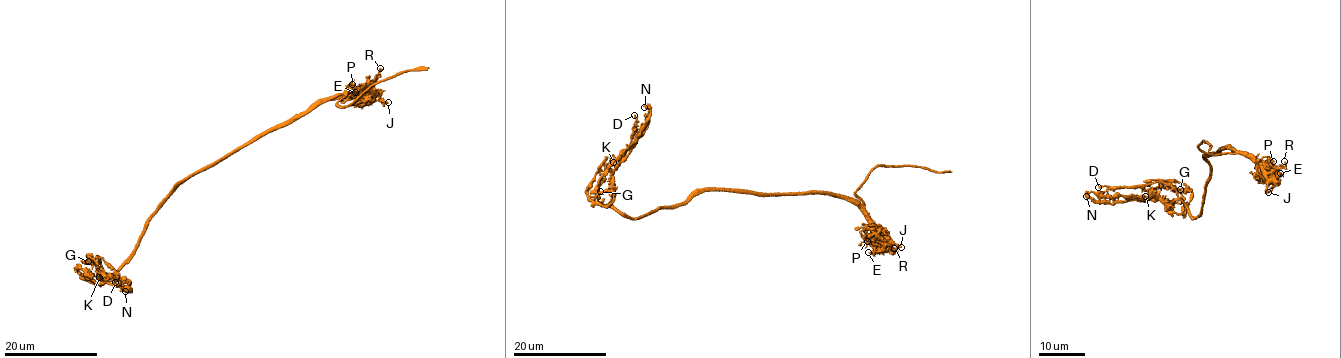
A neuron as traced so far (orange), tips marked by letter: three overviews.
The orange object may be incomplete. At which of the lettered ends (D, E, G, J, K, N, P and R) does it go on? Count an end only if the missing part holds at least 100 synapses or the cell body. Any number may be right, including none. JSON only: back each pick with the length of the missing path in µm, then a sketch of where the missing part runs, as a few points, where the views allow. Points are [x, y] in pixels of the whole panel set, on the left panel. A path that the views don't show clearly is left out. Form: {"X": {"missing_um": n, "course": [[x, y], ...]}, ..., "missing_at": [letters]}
{"missing_at": []}

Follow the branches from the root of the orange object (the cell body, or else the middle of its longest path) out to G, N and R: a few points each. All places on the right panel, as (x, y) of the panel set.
G: (1205, 154), (1210, 180), (1204, 185), (1202, 213), (1194, 217), (1191, 215), (1187, 205), (1190, 190), (1180, 189)
N: (1205, 154), (1210, 180), (1204, 185), (1202, 213), (1194, 217), (1179, 199), (1138, 197), (1111, 203), (1086, 196)
R: (1205, 154), (1210, 156), (1229, 148), (1275, 167), (1285, 165), (1284, 161)

